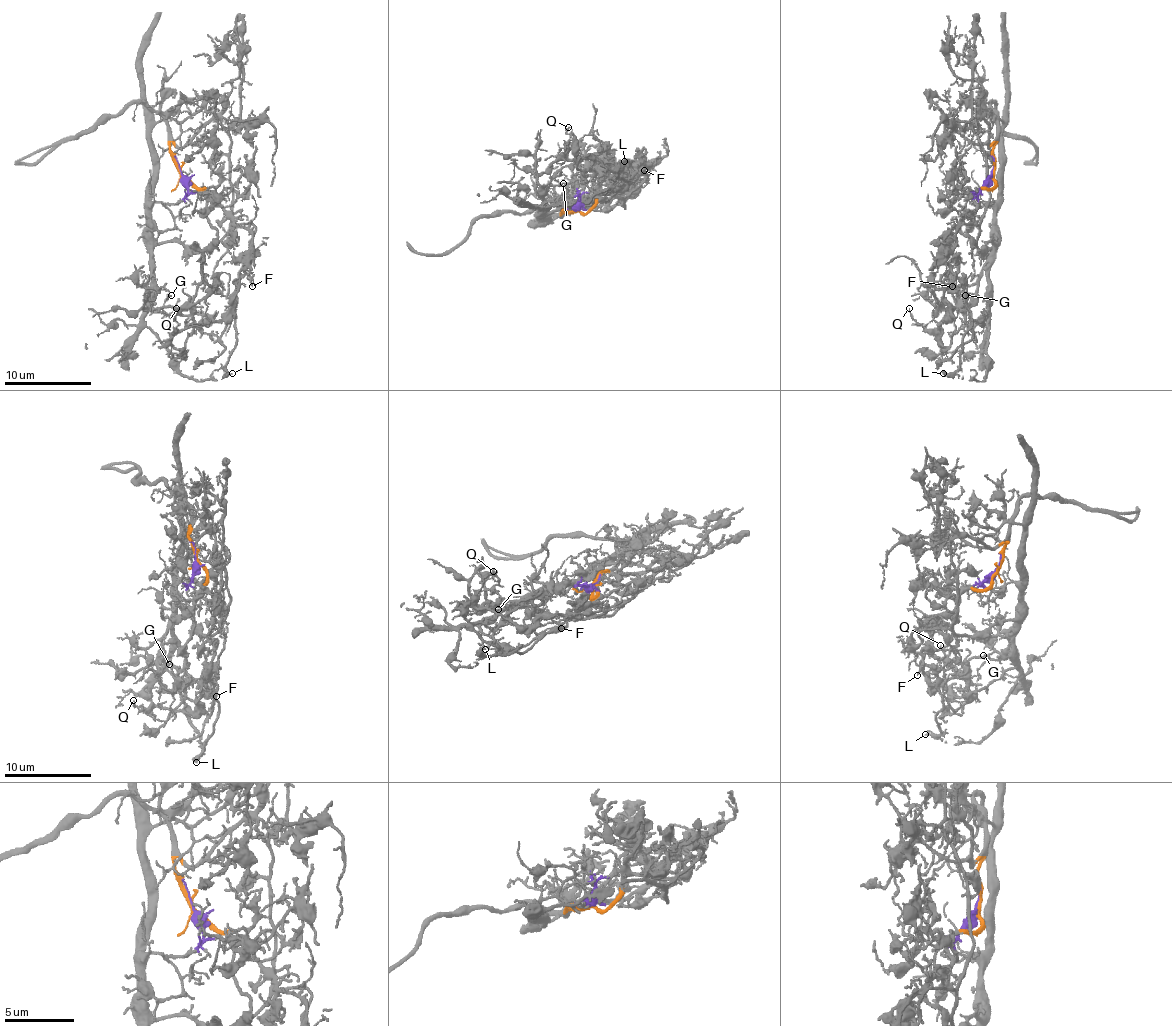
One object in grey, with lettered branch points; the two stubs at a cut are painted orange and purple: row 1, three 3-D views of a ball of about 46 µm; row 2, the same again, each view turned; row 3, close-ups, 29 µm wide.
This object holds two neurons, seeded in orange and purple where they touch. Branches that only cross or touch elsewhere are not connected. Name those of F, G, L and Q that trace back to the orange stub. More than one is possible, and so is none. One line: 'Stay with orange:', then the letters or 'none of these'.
Stay with orange: F, L, Q

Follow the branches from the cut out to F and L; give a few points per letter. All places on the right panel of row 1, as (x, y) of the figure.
F: (992, 172), (995, 183), (973, 196), (975, 209), (953, 236), (955, 257), (951, 266), (955, 275), (951, 286)
L: (992, 172), (995, 183), (973, 196), (975, 209), (953, 236), (951, 270), (971, 329), (960, 366), (942, 373)

